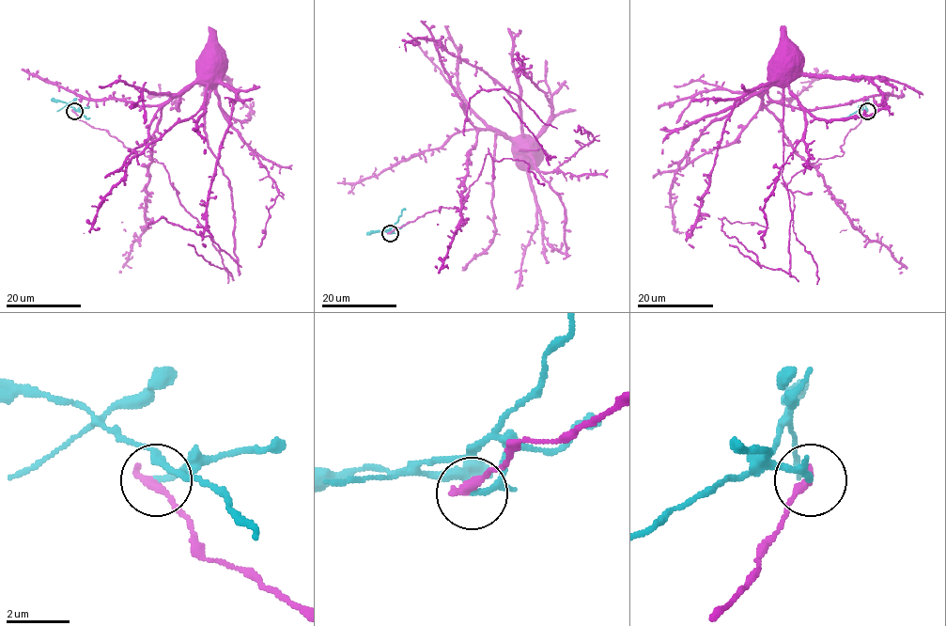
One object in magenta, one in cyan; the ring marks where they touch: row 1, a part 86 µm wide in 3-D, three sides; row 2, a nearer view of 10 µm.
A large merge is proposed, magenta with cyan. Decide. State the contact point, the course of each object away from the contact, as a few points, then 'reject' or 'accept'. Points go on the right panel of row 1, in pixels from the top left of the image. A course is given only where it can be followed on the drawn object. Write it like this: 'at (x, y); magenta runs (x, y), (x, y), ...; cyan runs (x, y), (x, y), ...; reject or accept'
at (867, 111); magenta runs (867, 110), (845, 136), (841, 147), (844, 154), (809, 163), (763, 103), (763, 95), (784, 64); cyan runs (867, 110), (860, 109), (868, 98); reject

